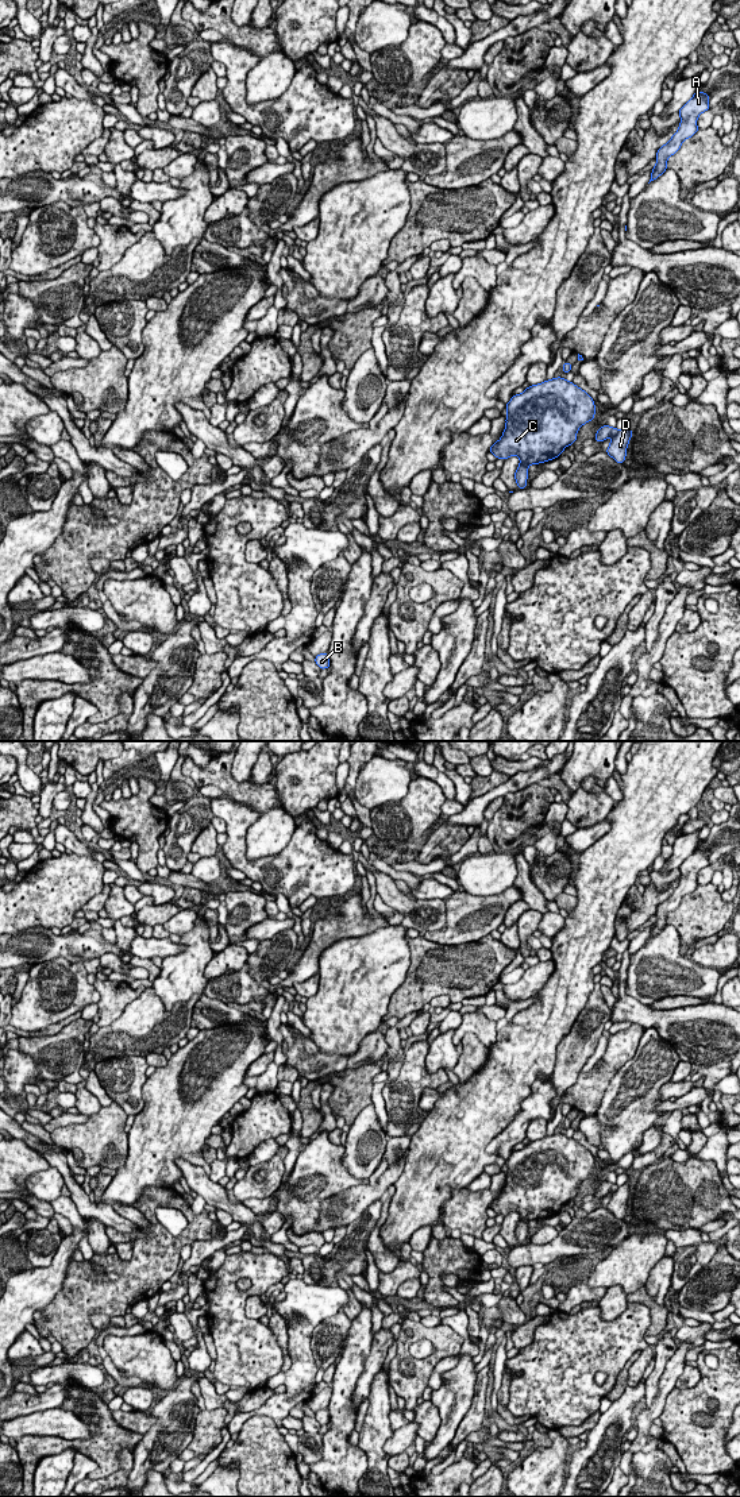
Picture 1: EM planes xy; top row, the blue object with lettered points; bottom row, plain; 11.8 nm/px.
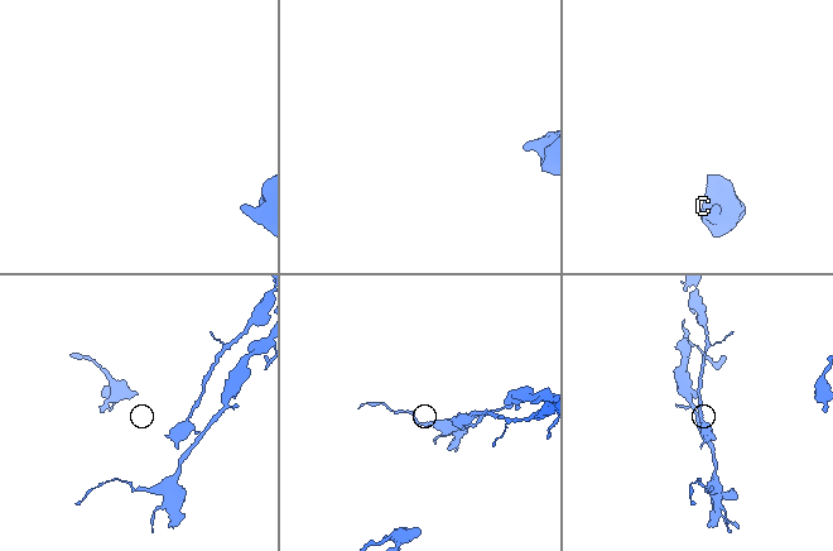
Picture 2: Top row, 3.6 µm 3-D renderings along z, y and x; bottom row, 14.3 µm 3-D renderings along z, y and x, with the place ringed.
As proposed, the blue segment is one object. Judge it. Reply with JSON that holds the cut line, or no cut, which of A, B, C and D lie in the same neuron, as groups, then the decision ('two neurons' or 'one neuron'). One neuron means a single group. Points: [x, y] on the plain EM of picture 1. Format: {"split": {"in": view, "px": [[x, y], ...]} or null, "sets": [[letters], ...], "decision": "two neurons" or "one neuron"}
{"split": {"in": "xy", "px": [[619, 1187], [613, 1192]]}, "sets": [["A", "C"], ["B", "D"]], "decision": "two neurons"}

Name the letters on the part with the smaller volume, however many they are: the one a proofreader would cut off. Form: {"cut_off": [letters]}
{"cut_off": ["A", "C"]}

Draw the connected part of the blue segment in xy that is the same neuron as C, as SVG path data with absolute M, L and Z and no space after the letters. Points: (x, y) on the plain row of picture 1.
M552 1134L543 1139L525 1145L513 1151L506 1160L506 1181L501 1195L489 1204L497 1215L506 1216L512 1211L520 1214L520 1222L514 1228L520 1246L527 1242L528 1222L552 1216L562 1211L563 1205L574 1200L578 1185L594 1174L596 1162L593 1154L564 1134Z

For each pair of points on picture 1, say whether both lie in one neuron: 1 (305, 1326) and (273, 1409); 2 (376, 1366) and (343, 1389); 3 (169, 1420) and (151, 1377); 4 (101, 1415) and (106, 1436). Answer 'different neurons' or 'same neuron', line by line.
1: same neuron
2: different neurons
3: different neurons
4: same neuron

